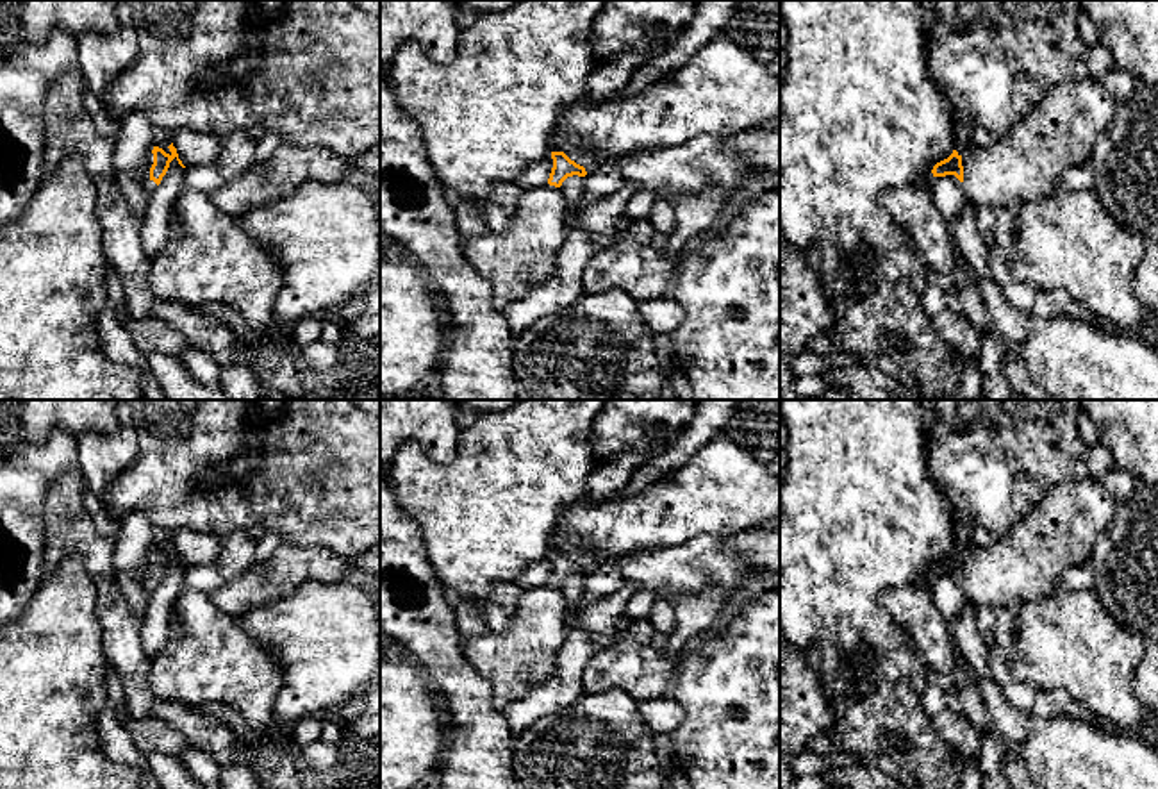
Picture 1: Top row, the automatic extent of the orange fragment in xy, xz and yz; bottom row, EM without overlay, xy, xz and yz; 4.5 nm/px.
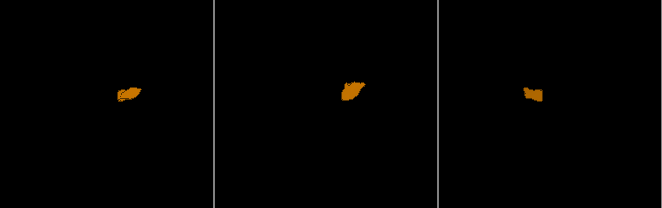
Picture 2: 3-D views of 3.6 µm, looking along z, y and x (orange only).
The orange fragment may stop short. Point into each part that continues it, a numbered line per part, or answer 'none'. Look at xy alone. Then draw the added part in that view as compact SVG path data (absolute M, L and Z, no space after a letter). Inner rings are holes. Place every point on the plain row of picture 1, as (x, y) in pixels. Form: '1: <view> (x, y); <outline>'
1: xy (148, 584); M150 552L146 557L146 564L145 564L145 587L148 591L153 591L157 587L157 584L150 578L150 568L153 564L153 553Z

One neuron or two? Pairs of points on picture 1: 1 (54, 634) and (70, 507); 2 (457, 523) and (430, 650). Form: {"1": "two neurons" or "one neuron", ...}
{"1": "two neurons", "2": "two neurons"}

